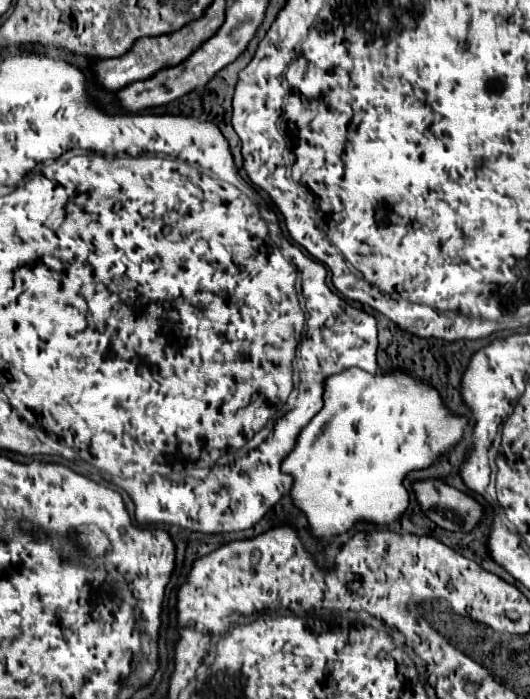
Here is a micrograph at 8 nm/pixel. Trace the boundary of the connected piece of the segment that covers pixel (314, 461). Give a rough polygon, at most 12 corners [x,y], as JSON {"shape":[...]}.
{"shape":[[348,369],[282,463],[322,543],[396,521],[462,437],[426,381]]}

